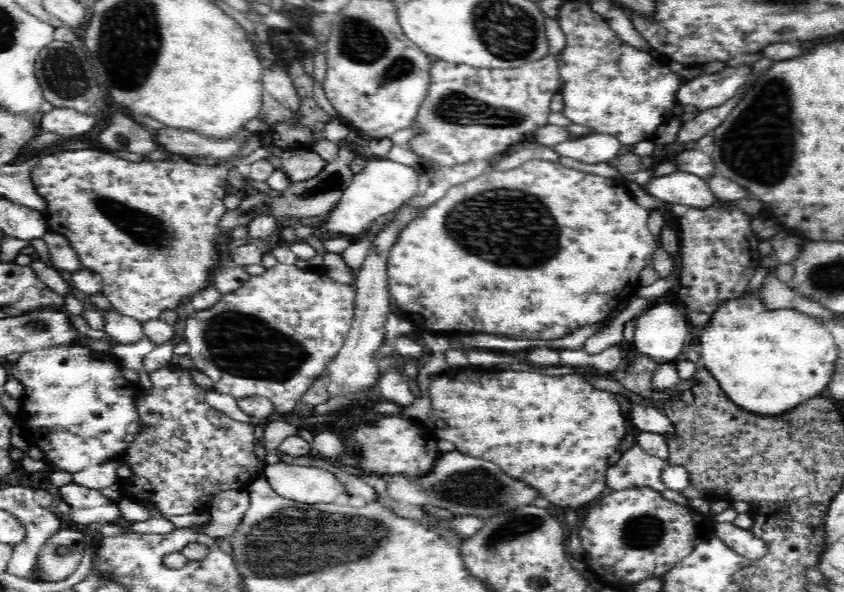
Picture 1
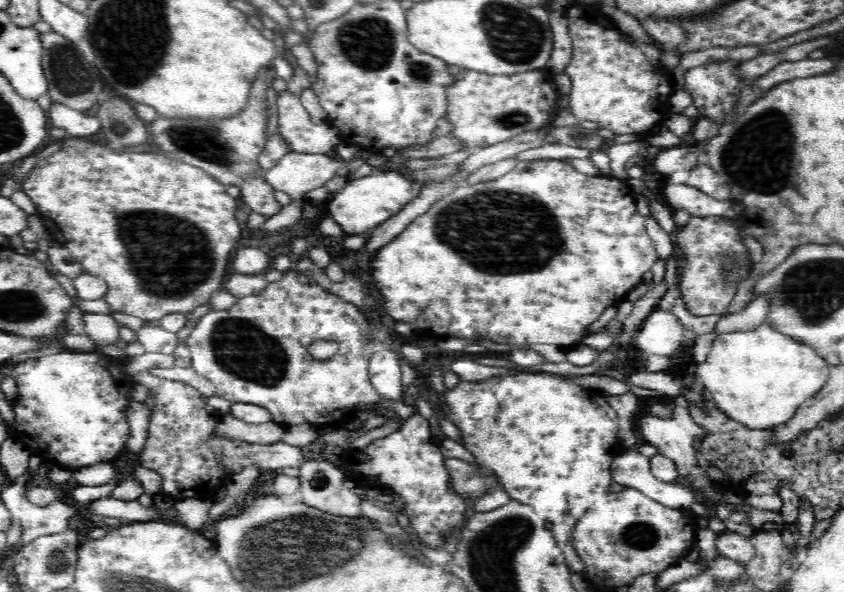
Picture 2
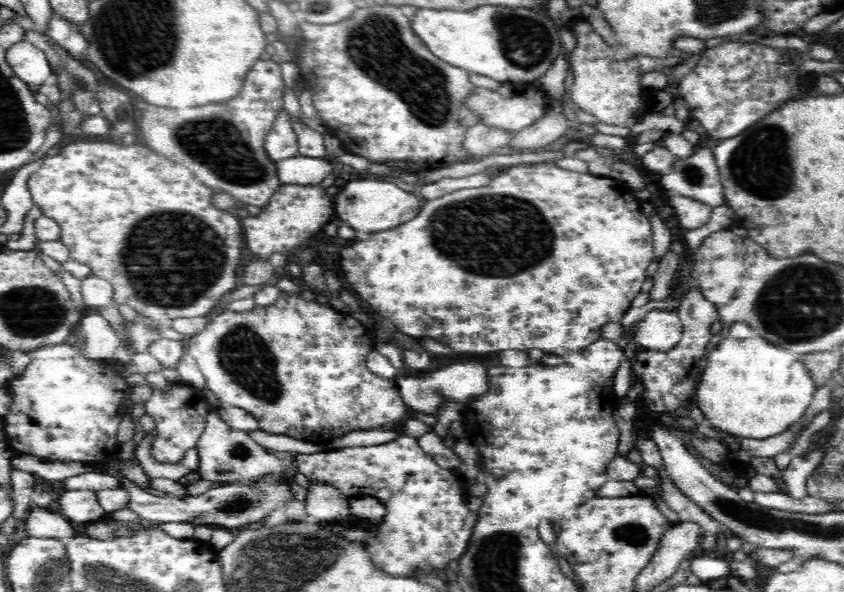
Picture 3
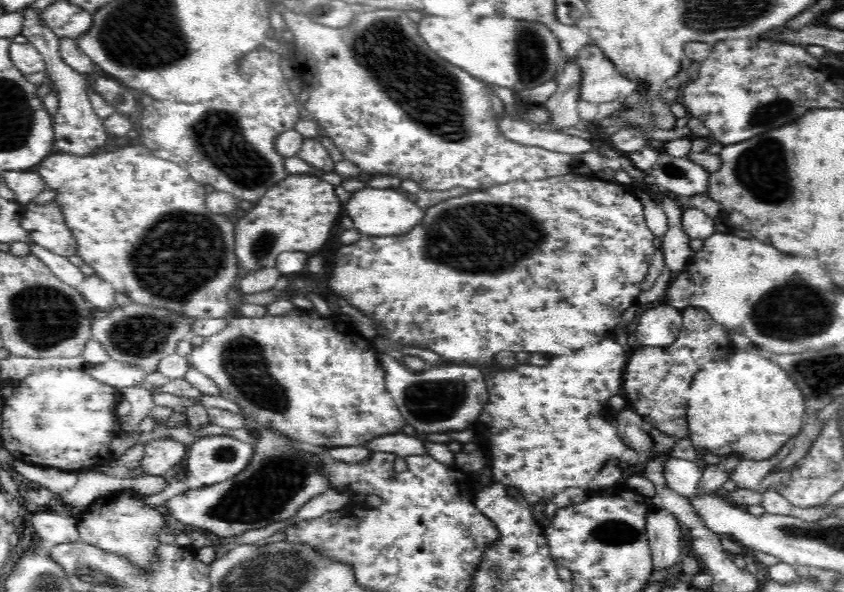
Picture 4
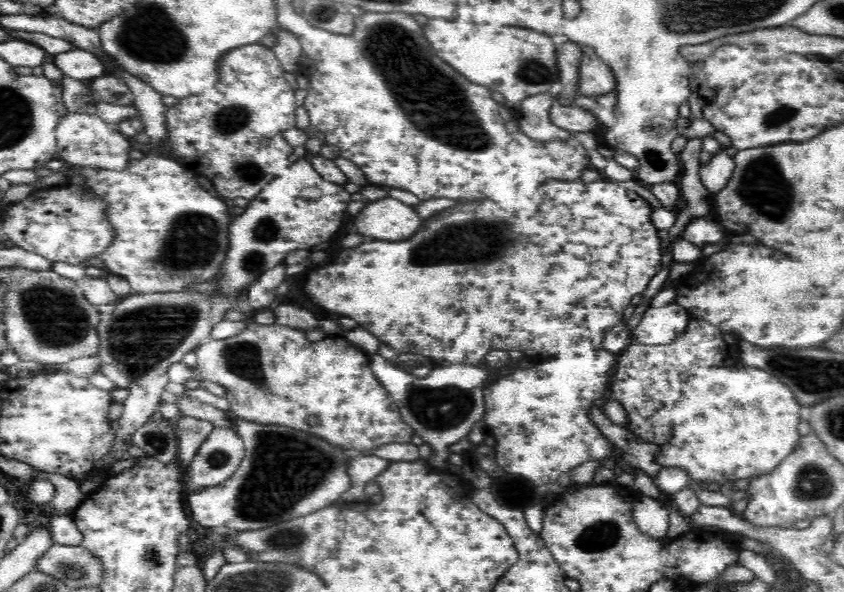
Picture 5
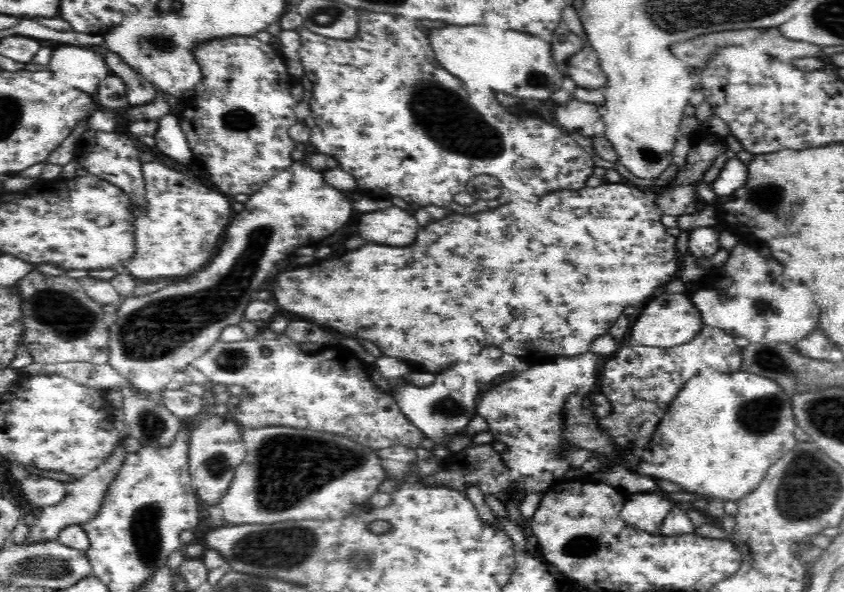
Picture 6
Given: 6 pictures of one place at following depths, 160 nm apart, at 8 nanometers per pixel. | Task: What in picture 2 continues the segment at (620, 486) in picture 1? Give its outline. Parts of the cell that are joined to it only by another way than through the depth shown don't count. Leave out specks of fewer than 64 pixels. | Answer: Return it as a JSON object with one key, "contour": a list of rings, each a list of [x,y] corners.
{"contour":[[[631,448],[618,450],[609,467],[614,482],[623,488],[636,488],[669,508],[690,510],[691,504],[698,499],[691,488],[656,478],[650,470],[650,459]]]}

